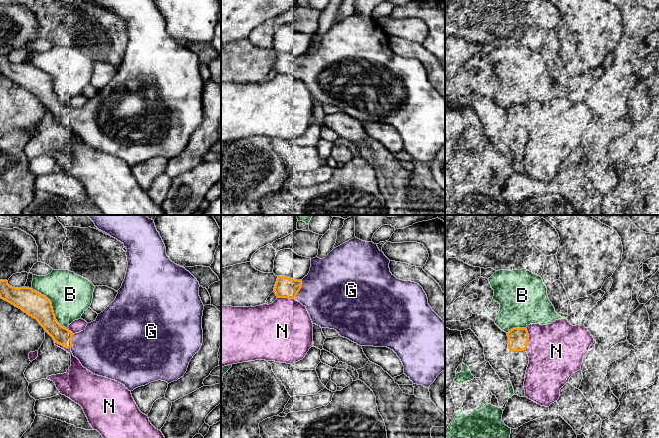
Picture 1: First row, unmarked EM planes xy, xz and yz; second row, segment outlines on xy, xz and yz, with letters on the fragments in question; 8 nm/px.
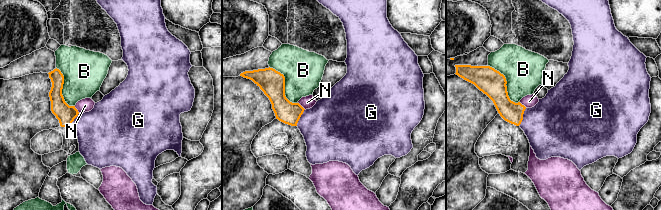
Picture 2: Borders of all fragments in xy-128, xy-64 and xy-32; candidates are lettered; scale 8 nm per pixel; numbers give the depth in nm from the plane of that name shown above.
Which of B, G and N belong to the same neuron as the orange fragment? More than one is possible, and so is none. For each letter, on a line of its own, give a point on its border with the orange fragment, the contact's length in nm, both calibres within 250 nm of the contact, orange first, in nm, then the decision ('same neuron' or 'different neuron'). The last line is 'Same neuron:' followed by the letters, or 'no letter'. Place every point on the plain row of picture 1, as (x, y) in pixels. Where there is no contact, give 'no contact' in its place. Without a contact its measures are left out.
B: meets orange in xy at (51, 82); contact 440 nm long; 200 nm thick on the orange side, 340 nm on the other; different neuron
G: meets orange in xz at (300, 64); contact 170 nm long; 170 nm thick on the orange side, 480 nm on the other; same neuron
N: meets orange in yz at (528, 115); contact 180 nm long; 170 nm thick on the orange side, 440 nm on the other; different neuron
Same neuron: G

